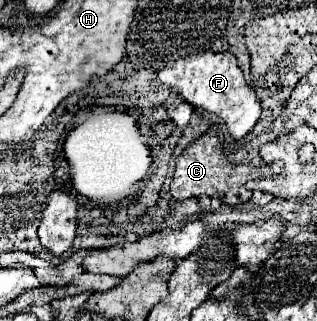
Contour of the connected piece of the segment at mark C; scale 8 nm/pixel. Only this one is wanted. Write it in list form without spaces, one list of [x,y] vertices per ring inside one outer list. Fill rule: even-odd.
[[[258,122],[256,128],[244,136],[240,142],[232,142],[224,138],[224,144],[220,140],[220,134],[216,130],[208,130],[204,136],[200,136],[196,142],[192,142],[176,160],[176,170],[174,178],[170,184],[170,192],[176,200],[186,200],[190,196],[198,198],[202,194],[210,198],[218,198],[226,206],[238,206],[246,204],[252,196],[252,192],[244,186],[248,180],[254,180],[262,174],[272,174],[272,168],[264,164],[260,156],[260,148],[268,142],[274,142],[276,138],[266,138],[268,128],[264,122]],[[218,166],[226,166],[224,170],[218,170]]]

